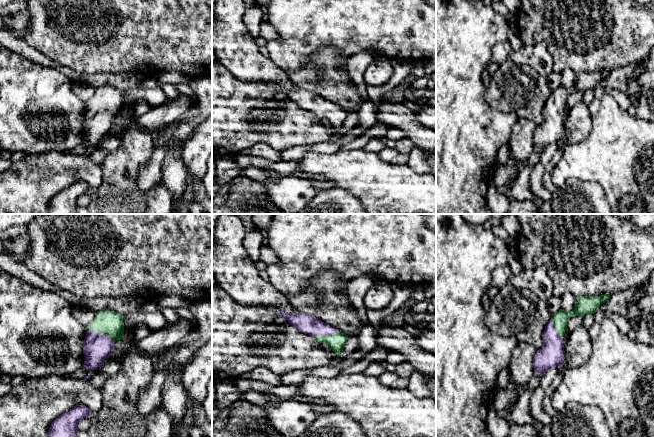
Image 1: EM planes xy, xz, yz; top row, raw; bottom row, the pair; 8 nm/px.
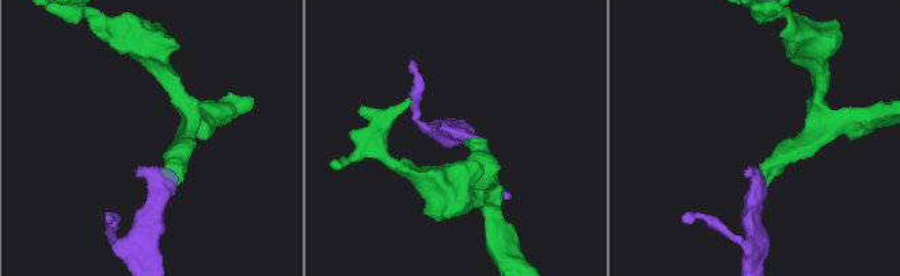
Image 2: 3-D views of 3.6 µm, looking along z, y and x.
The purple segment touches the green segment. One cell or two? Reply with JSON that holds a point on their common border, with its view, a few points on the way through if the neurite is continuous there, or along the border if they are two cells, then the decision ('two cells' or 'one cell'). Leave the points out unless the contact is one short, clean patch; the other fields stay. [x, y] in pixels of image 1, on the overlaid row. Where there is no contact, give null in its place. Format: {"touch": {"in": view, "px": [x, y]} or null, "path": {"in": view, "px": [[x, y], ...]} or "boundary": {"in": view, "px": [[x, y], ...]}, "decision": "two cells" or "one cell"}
{"touch": {"in": "xy", "px": [101, 333]}, "path": {"in": "xy", "px": [[97, 347], [101, 333], [107, 327], [107, 322]]}, "decision": "one cell"}

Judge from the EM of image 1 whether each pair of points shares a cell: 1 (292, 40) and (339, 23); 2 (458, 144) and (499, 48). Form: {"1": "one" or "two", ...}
{"1": "one", "2": "two"}

